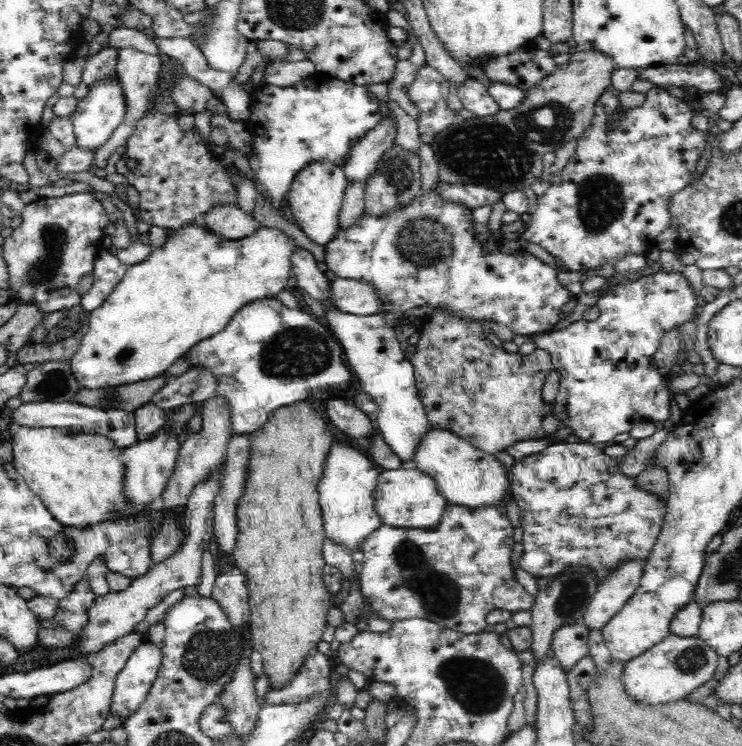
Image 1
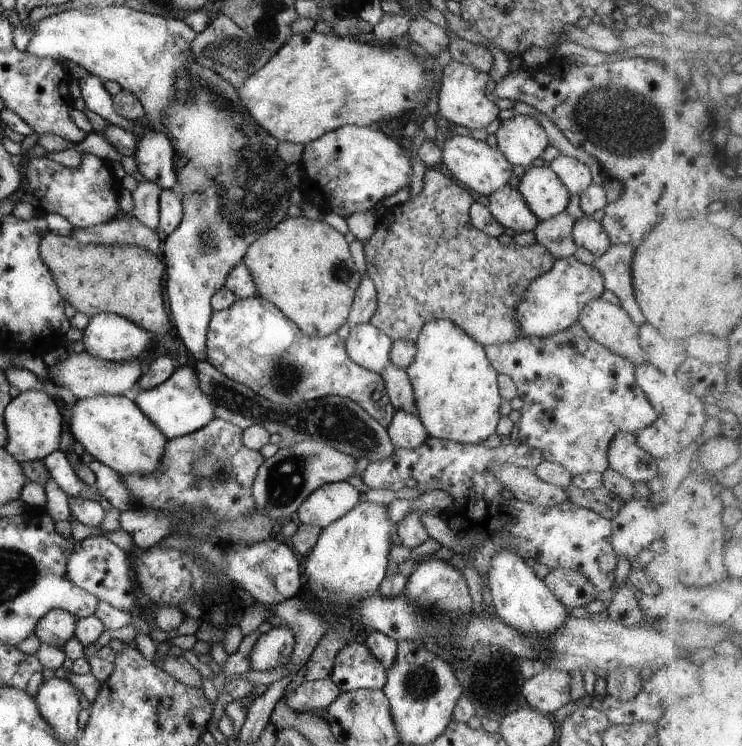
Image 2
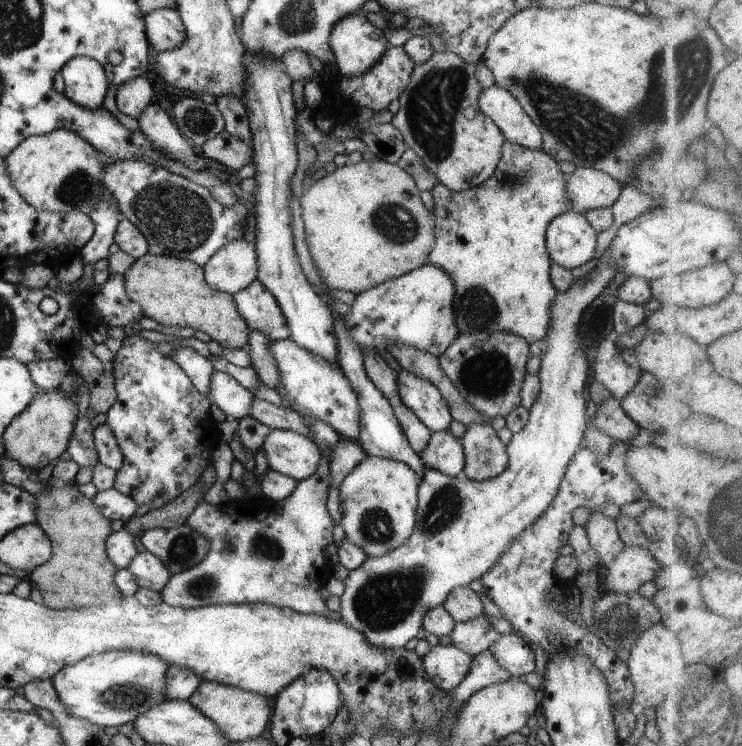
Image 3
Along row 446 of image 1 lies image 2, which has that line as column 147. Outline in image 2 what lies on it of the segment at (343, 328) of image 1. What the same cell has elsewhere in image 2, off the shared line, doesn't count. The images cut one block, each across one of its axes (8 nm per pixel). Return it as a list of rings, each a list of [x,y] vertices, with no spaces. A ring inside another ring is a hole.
[[[183,366],[174,370],[168,380],[150,390],[134,390],[130,397],[141,412],[164,434],[165,439],[181,438],[200,430],[215,418],[210,398],[198,386],[194,369]]]

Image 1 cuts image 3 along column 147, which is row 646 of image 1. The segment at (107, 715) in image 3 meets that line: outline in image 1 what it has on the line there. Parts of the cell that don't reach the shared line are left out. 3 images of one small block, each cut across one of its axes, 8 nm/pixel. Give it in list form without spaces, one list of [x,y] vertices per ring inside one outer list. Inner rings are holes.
[[[670,633],[640,656],[625,662],[623,682],[626,693],[632,699],[650,705],[666,704],[686,698],[693,690],[710,681],[716,674],[716,666],[718,653],[699,635],[680,637]]]

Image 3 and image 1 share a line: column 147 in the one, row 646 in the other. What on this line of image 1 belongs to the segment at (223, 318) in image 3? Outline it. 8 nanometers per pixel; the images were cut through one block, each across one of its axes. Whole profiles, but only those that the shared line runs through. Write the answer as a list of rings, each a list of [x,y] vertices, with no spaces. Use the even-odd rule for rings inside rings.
[[[308,398],[274,410],[262,429],[249,435],[250,462],[245,491],[236,511],[238,536],[232,555],[235,566],[245,576],[253,650],[262,655],[263,673],[270,678],[270,687],[284,686],[298,674],[309,650],[321,640],[328,625],[326,615],[334,606],[323,581],[327,562],[321,550],[326,537],[317,489],[332,446],[332,432],[326,420],[322,420],[324,417],[314,406],[313,398]]]

